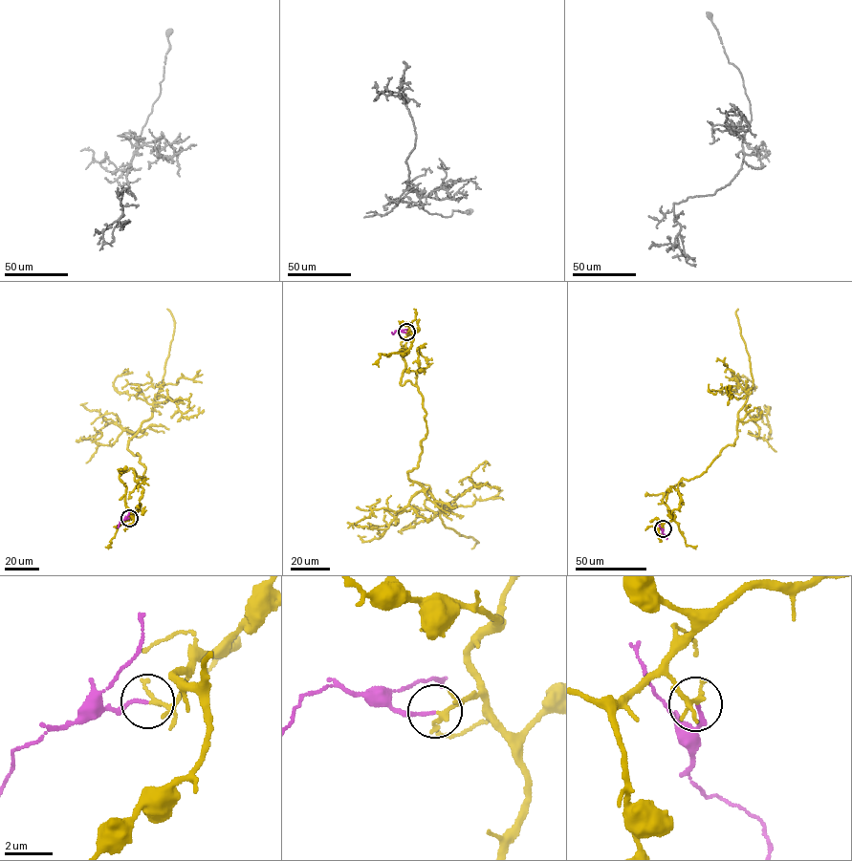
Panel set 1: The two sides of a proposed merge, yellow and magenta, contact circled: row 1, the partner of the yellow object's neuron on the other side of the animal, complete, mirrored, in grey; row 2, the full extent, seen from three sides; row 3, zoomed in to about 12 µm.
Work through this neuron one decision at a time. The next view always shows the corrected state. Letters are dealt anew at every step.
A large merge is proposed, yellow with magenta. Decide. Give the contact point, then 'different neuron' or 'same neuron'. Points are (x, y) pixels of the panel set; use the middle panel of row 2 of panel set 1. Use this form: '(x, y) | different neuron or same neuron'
(406, 332) | same neuron

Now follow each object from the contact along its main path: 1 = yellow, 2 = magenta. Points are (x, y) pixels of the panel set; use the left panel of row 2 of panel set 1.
1: (129, 518), (136, 514), (120, 469), (145, 477), (127, 446), (151, 418), (164, 373), (174, 329), (167, 309)
2: (129, 518), (120, 521), (118, 527)

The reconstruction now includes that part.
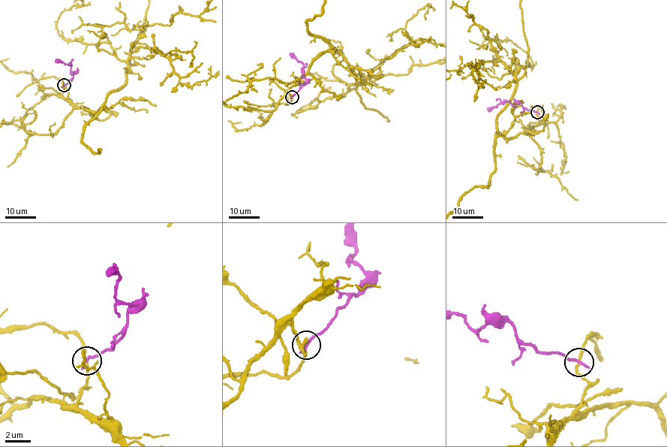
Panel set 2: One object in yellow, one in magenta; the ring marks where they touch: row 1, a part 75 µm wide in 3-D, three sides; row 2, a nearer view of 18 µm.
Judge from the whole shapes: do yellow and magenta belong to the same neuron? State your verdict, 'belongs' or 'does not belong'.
does not belong

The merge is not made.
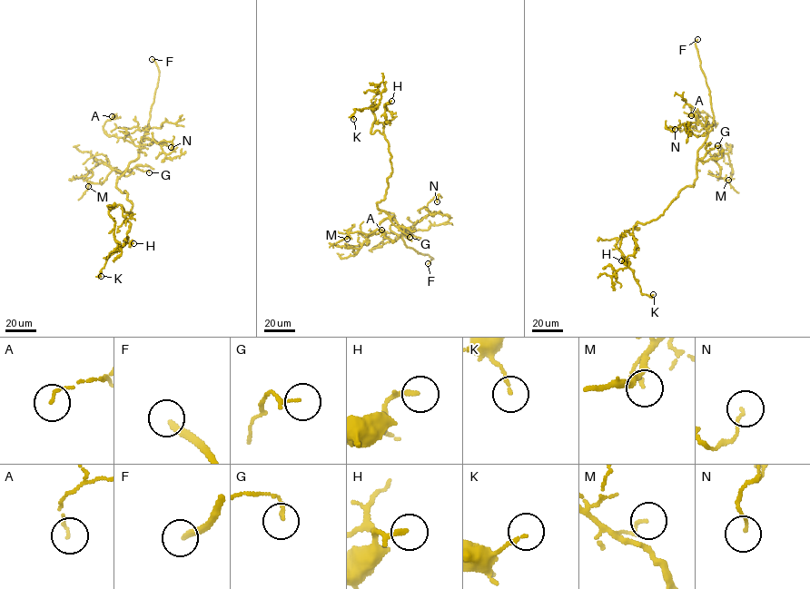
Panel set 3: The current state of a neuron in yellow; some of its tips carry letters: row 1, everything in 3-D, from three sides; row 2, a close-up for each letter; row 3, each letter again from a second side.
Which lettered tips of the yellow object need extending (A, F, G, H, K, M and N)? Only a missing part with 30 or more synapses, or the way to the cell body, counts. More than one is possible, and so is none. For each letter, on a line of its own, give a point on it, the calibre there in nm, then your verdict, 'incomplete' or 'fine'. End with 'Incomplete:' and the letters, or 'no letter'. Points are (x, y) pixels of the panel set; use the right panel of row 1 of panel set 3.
A: (691, 115) | 100 nm | fine
F: (697, 39) | 240 nm | incomplete
G: (717, 145) | 110 nm | fine
H: (621, 260) | 160 nm | fine
K: (653, 294) | 140 nm | fine
M: (728, 180) | 110 nm | fine
N: (675, 129) | 100 nm | fine
Incomplete: F

